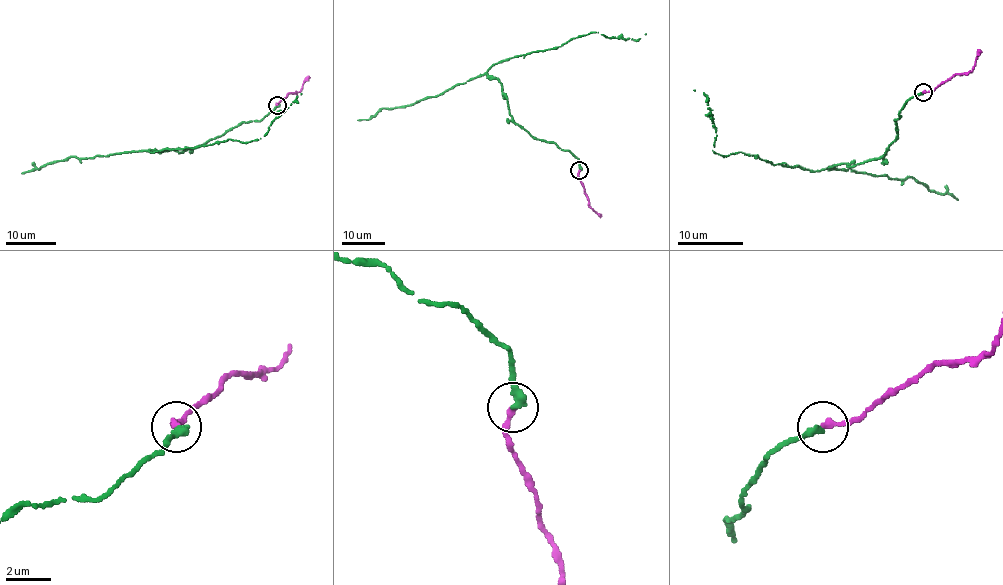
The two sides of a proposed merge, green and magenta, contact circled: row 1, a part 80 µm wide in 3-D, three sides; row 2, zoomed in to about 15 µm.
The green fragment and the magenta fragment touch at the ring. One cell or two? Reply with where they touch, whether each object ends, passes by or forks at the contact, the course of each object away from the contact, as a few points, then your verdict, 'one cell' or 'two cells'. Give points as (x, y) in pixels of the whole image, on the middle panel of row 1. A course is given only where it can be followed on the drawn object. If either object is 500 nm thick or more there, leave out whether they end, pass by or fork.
place (579, 170); green ends; magenta ends; course green (580, 170), (569, 151), (513, 121), (502, 84), (487, 71), (514, 56), (596, 32), (635, 40), (645, 34); course magenta (579, 170), (578, 177), (589, 206), (601, 215); one cell

